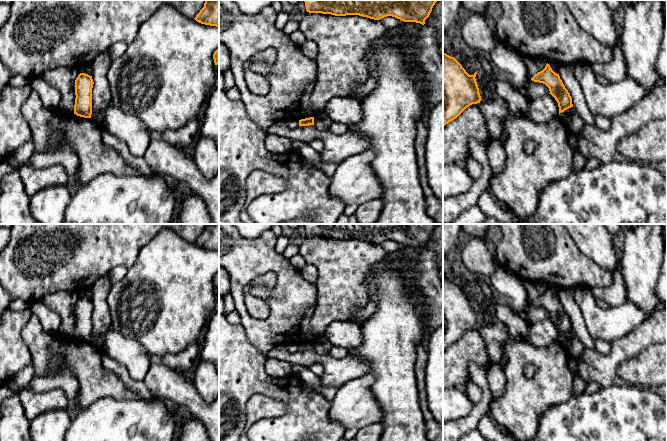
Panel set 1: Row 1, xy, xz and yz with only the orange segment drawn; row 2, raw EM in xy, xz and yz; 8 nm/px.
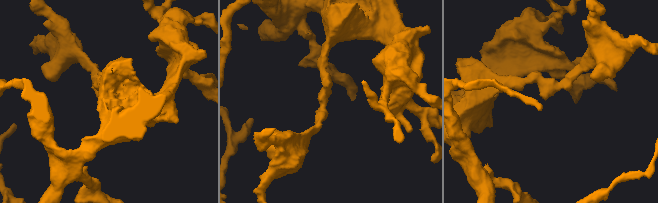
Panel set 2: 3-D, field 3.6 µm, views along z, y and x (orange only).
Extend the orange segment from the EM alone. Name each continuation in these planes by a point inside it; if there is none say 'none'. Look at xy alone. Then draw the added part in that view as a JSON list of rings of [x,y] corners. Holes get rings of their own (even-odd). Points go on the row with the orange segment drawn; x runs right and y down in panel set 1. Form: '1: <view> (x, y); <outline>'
none

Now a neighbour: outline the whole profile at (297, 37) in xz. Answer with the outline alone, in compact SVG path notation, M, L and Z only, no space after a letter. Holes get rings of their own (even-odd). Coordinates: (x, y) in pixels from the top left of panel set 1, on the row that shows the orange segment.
M300 30L293 32L290 35L290 39L294 44L298 46L302 46L304 42L306 41L305 35Z

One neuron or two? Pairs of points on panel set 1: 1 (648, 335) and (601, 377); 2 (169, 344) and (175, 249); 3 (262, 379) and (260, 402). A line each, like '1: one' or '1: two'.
1: one
2: one
3: two

